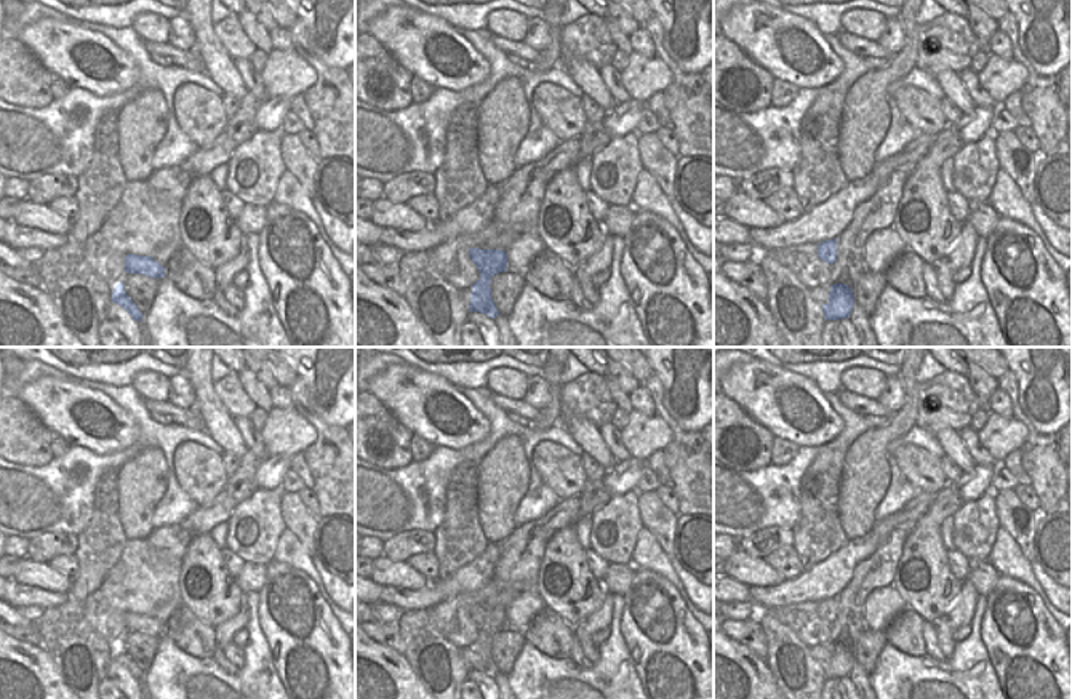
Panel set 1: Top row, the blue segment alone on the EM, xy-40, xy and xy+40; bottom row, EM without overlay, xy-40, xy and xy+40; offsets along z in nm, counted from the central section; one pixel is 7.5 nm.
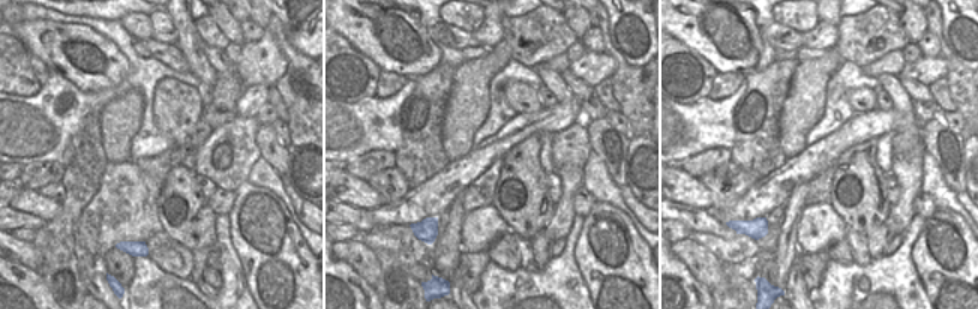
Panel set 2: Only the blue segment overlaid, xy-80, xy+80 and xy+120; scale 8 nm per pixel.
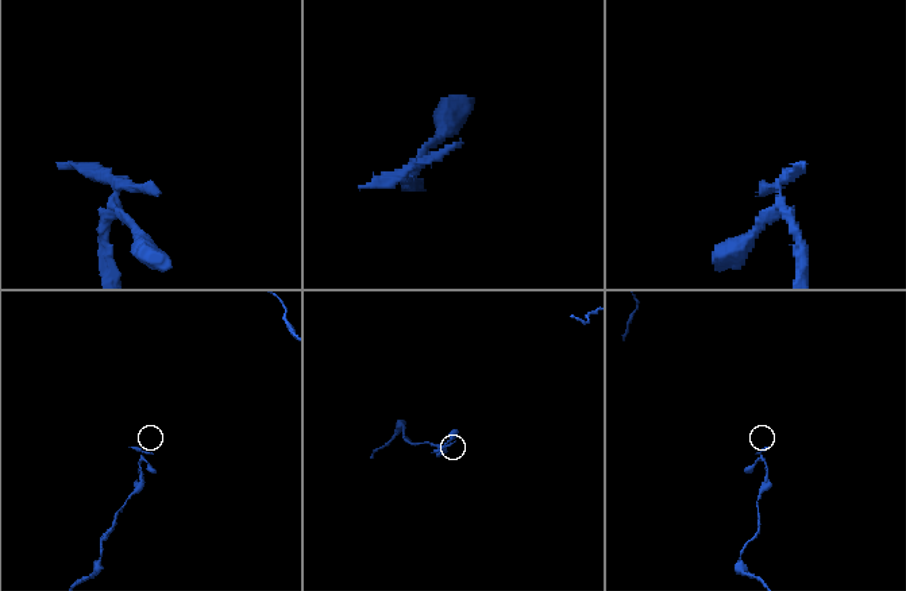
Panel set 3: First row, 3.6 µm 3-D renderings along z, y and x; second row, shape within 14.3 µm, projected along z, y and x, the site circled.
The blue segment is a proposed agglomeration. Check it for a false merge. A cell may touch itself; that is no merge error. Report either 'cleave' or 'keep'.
keep

